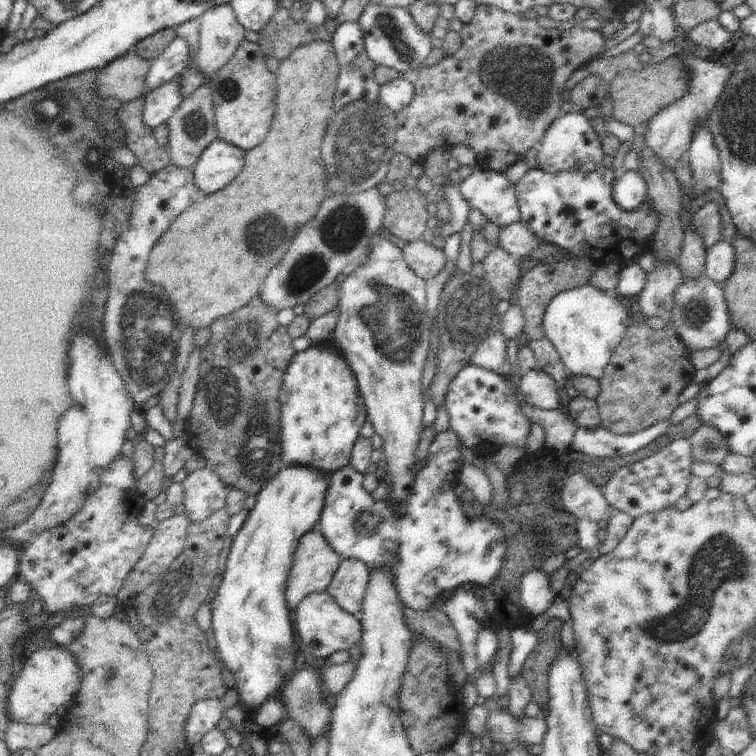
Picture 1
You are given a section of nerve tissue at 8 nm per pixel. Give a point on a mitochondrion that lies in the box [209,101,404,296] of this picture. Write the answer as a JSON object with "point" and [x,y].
{"point":[340,230]}

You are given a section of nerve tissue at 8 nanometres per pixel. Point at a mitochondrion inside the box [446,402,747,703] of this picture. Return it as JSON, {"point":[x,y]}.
{"point":[709,445]}

